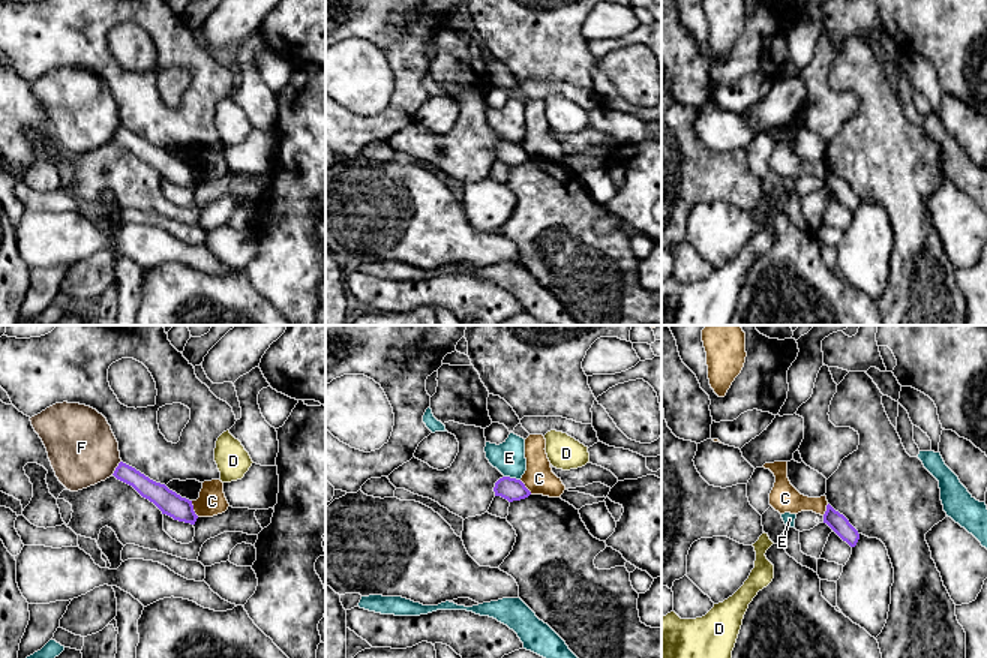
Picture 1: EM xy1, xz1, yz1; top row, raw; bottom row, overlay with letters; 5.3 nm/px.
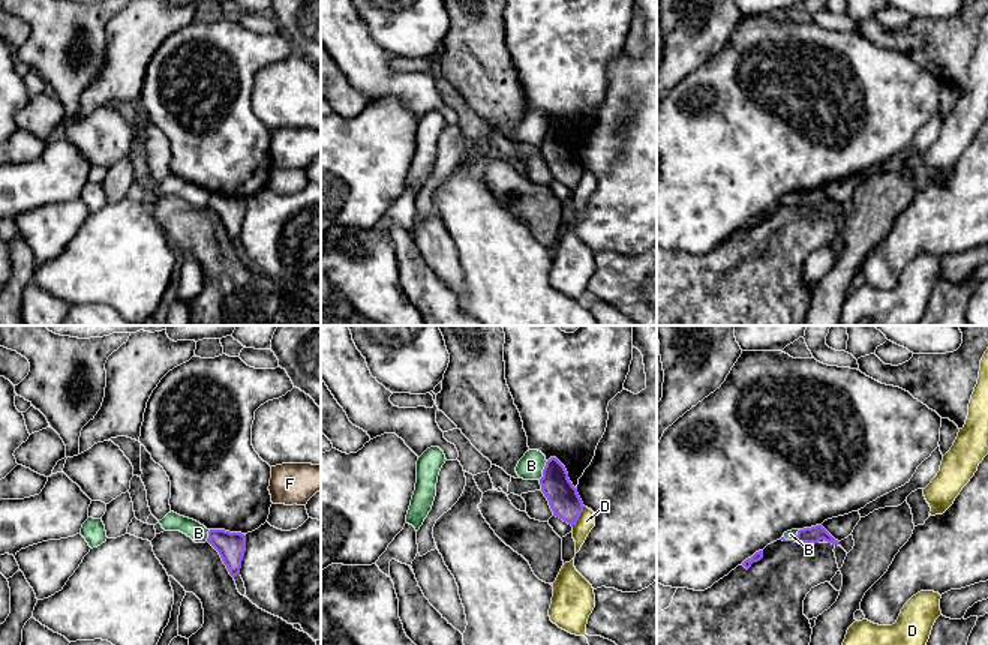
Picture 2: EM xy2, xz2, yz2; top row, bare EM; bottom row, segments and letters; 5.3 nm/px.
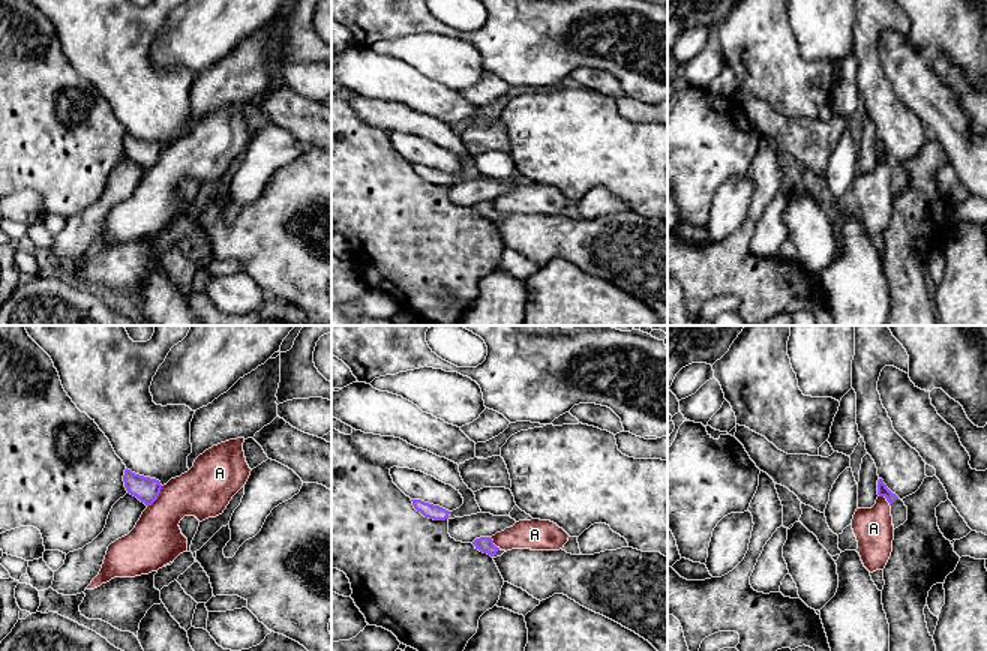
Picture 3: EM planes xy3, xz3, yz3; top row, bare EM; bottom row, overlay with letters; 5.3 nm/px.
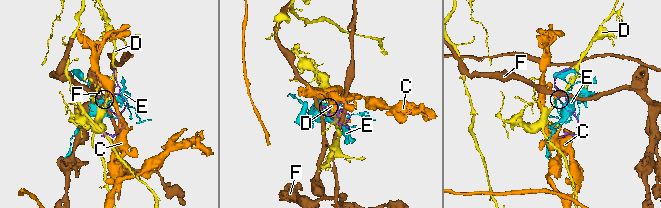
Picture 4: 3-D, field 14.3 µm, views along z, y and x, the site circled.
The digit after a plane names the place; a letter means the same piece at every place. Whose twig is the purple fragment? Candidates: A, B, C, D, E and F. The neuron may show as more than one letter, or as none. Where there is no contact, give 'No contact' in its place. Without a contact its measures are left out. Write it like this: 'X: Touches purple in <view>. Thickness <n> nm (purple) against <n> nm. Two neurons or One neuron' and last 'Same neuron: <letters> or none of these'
A: Touches purple in xy3. Thickness 140 nm (purple) against 280 nm. Two neurons
B: Touches purple in xz2. Thickness 170 nm (purple) against 140 nm. Two neurons
C: Touches purple in xy1. Thickness 130 nm (purple) against 150 nm. Two neurons
D: Touches purple in xz2. Thickness 170 nm (purple) against 90 nm. Two neurons
E: Touches purple in xz1. Thickness 120 nm (purple) against 180 nm. Two neurons
F: Touches purple in xy1. Thickness 110 nm (purple) against 380 nm. Two neurons
Same neuron: none of these

